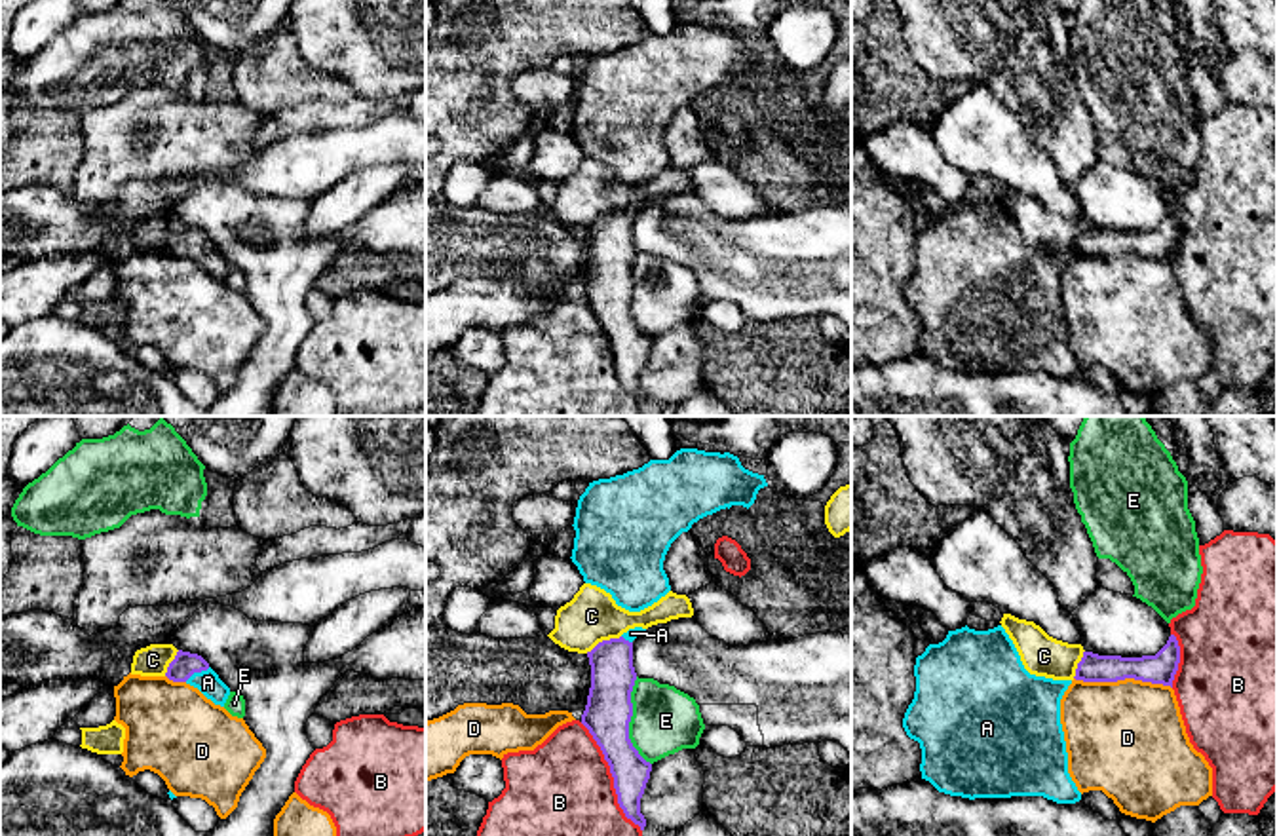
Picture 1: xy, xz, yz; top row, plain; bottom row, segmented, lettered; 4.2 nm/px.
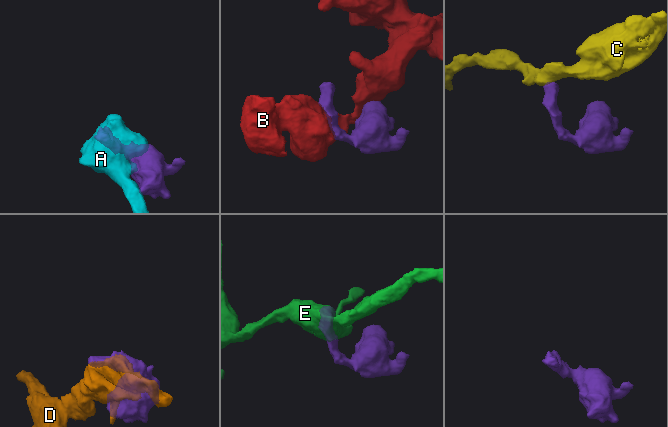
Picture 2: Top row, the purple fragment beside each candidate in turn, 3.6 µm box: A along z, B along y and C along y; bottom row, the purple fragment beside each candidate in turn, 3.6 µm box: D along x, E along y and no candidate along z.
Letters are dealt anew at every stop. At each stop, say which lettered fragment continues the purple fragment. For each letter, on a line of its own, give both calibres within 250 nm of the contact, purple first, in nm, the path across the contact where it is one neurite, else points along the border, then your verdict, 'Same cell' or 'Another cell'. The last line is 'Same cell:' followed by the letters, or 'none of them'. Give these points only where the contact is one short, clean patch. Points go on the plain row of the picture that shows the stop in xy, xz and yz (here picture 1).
A: Thickness 110 nm (purple) against 100 nm. Path across: xy (185, 238), (196, 246), (208, 257). Same cell
B: Thickness 200 nm (purple) against 480 nm. Another cell
C: Thickness 190 nm (purple) against 220 nm. Boundary: xz (620, 209), (599, 215), (586, 227). Another cell
D: Thickness 130 nm (purple) against 480 nm. Another cell
E: Thickness 200 nm (purple) against 280 nm. Boundary: xz (635, 251), (629, 316), (650, 339). Another cell
Same cell: A

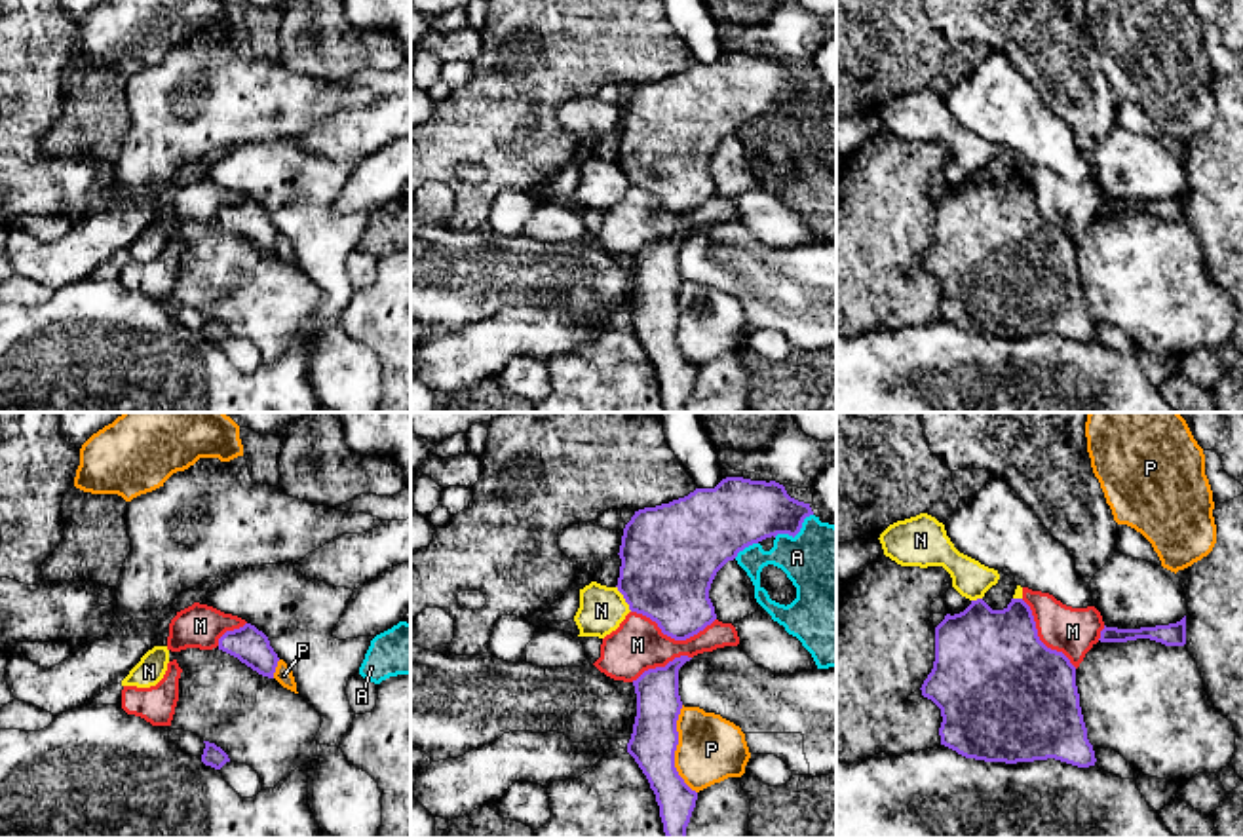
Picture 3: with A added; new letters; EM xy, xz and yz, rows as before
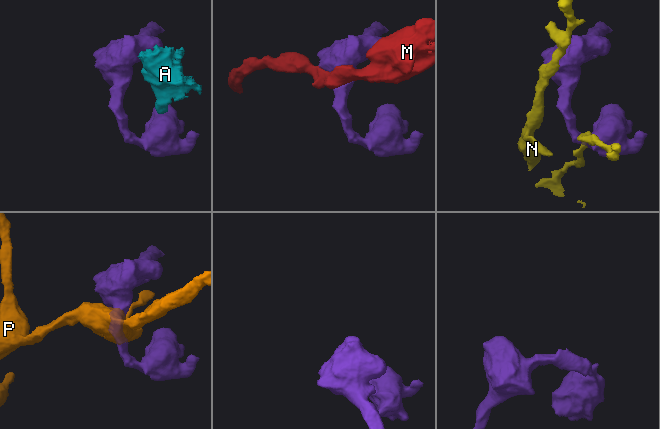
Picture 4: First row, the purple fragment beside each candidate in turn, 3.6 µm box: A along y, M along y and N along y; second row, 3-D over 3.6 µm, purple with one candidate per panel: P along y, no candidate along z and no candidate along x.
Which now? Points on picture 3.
A: Thickness 280 nm (purple) against 360 nm. Boundary: xz (812, 88), (793, 111), (774, 111). Another cell
M: Thickness 360 nm (purple) against 220 nm. Another cell
N: Thickness 400 nm (purple) against 190 nm. Boundary: xz (616, 160), (631, 185). Another cell
P: Thickness 200 nm (purple) against 280 nm. Boundary: xz (681, 280), (675, 344), (696, 367). Another cell
Same cell: none of them

